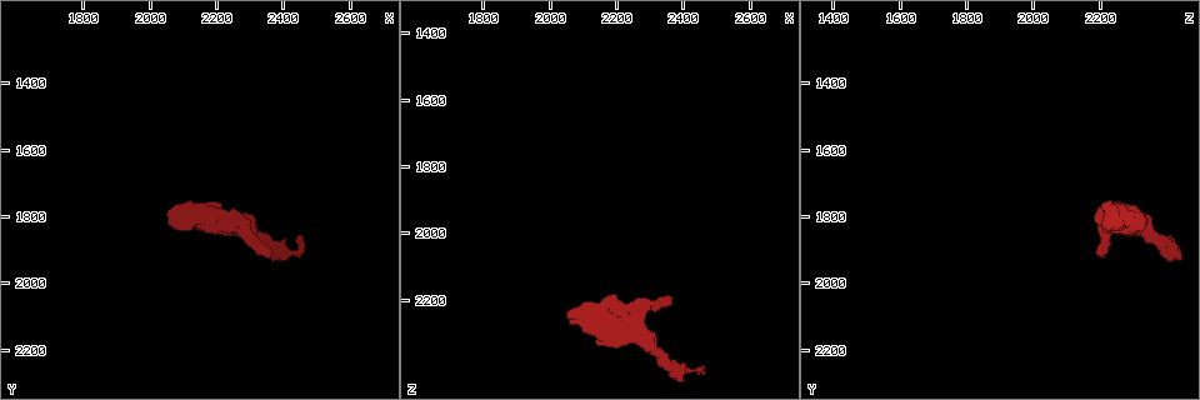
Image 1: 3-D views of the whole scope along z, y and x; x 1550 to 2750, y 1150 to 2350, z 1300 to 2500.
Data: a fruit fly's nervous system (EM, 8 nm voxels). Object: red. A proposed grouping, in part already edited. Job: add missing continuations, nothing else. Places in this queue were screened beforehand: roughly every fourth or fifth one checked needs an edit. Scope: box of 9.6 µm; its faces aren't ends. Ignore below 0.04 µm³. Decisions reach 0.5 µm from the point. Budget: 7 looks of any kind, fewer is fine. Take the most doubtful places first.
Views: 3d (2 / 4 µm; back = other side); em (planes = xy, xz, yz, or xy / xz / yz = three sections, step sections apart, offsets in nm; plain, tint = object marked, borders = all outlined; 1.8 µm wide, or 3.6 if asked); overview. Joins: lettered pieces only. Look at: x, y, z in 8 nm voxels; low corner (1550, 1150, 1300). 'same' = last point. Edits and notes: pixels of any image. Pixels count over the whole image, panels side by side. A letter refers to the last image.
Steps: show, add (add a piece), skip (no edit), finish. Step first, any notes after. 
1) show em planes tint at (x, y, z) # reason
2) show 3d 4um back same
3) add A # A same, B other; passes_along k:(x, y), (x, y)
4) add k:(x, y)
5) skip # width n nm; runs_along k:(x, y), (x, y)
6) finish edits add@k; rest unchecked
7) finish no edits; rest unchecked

show 3d 4um at (2440, 1850, 2420) # an open end

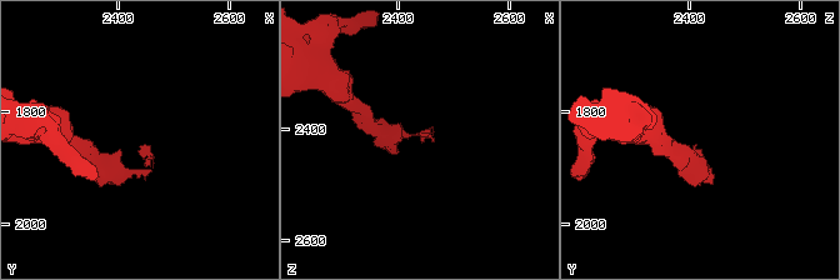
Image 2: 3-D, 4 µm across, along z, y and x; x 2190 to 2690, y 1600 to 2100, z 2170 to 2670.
show em planes borders at (2450, 1850, 2410) # need the tissue

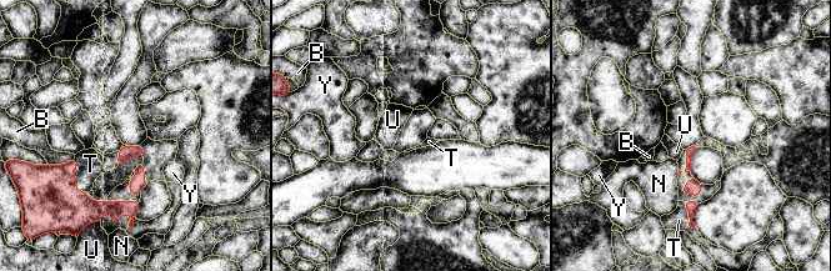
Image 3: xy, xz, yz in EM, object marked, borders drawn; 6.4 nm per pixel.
add T # B other, N other, T same, U other, Y other; it goes on there

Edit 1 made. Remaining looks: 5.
show overview

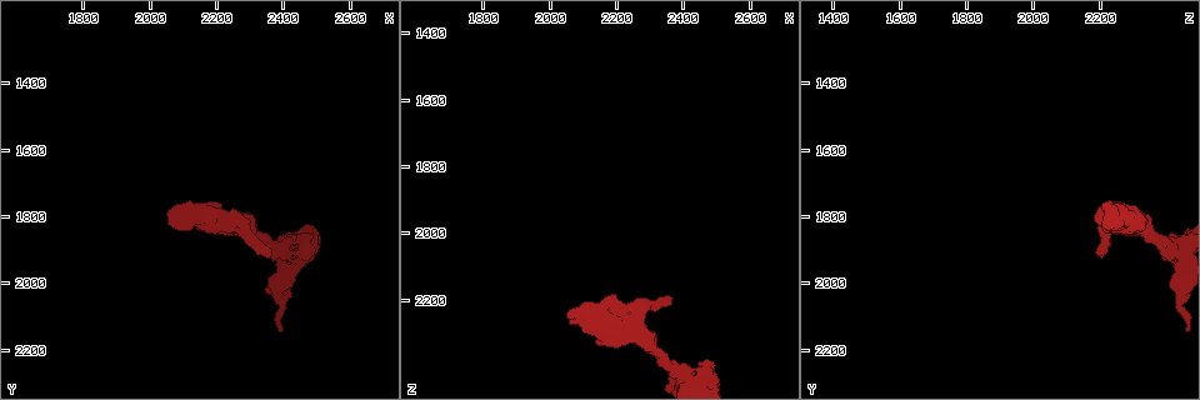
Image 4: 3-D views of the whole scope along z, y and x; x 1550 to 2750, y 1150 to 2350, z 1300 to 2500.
show em xy step 16 borders at (2360, 1920, 2180) # an open end

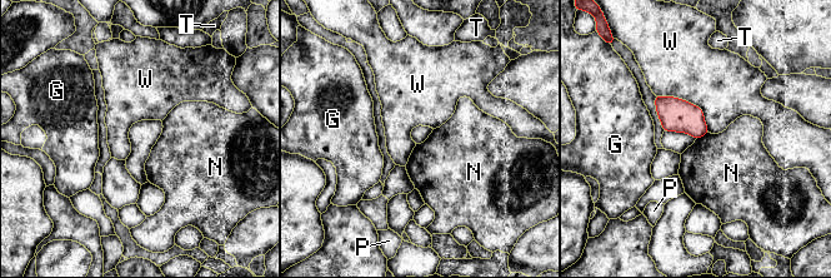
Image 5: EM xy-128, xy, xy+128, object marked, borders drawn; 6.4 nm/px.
show em planes borders same # cut it another way

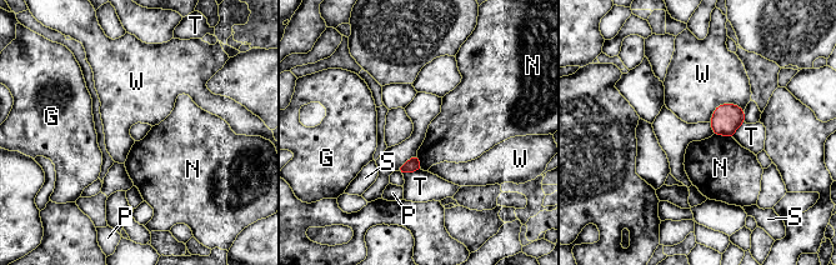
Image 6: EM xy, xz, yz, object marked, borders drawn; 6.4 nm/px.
skip # G other, N other, P other, S other, T other, W other; border 6:(714, 133), (731, 138); none of them fits

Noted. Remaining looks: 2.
show em planes borders at (2190, 1810, 2340) # free end

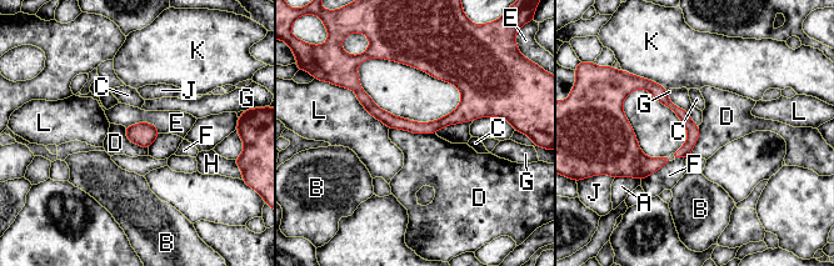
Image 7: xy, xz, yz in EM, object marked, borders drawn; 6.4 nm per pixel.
skip # A other, B other, C other, D other, E other, F other, G other, H other, J other, K other, L other; runs_along 7:(409, 55), (450, 71), (488, 113); no lettered piece goes on from it

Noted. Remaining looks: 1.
finish edits add@3; rest unchecked

